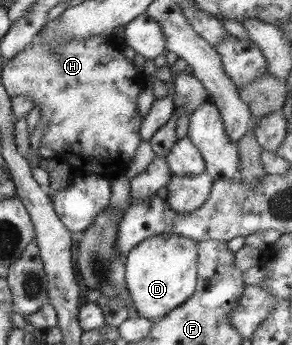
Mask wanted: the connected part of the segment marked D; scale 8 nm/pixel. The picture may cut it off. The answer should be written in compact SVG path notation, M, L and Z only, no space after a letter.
M167 232L149 236L135 244L134 248L130 248L125 256L124 284L128 298L132 302L132 313L135 313L136 317L156 321L186 302L196 286L197 252L196 241Z

